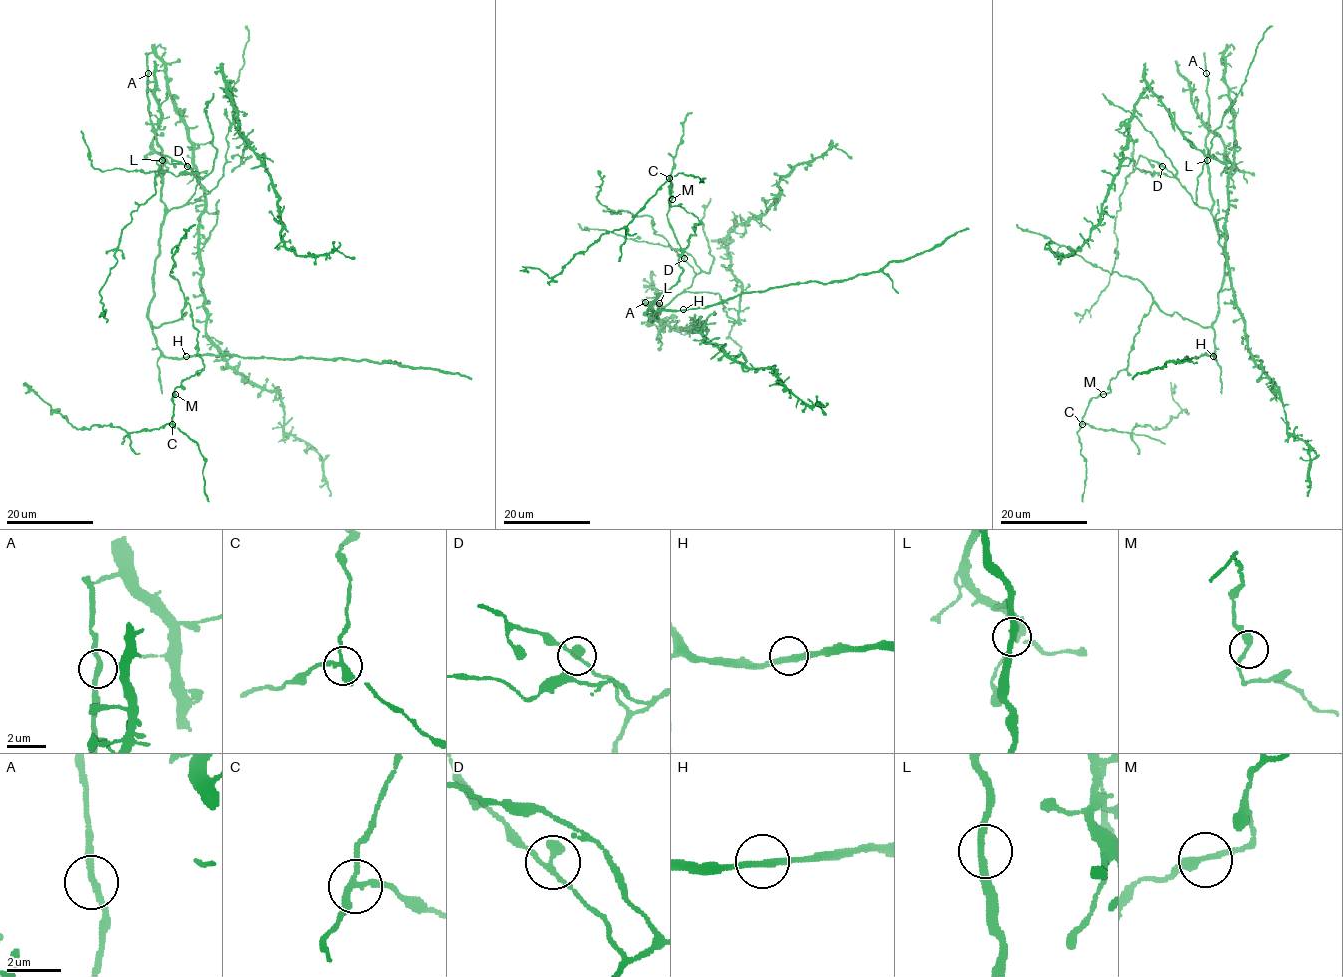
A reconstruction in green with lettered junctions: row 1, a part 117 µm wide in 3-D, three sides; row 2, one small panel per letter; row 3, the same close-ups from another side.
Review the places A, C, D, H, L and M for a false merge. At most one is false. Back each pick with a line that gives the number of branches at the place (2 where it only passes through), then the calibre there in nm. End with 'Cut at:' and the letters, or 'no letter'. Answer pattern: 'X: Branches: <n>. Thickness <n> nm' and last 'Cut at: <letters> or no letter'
C: Branches: 2. Thickness 280 nm
Cut at: C

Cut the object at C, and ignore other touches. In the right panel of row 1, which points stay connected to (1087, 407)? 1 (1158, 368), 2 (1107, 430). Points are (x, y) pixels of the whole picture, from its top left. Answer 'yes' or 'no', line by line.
1: yes
2: no

